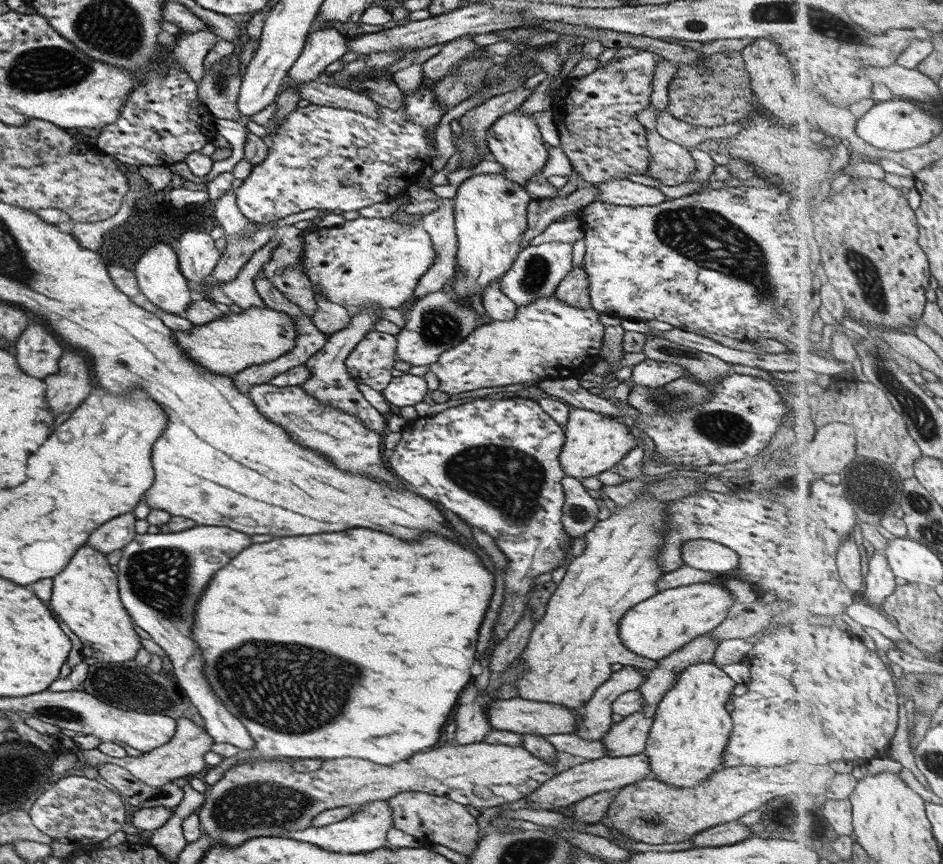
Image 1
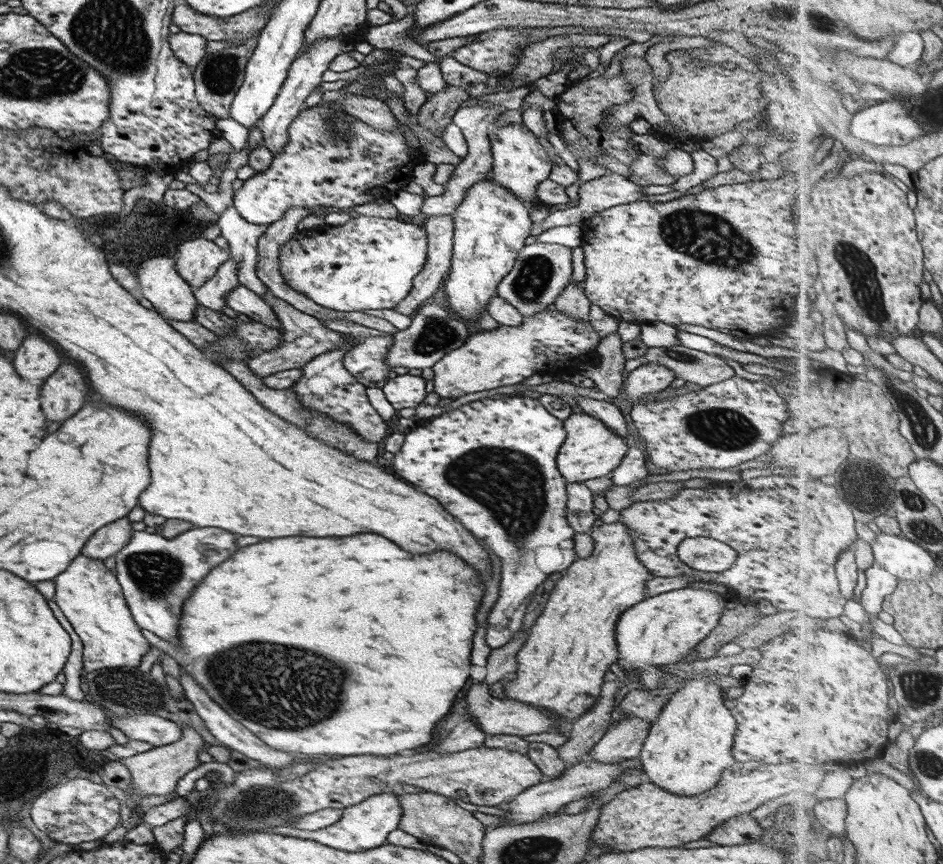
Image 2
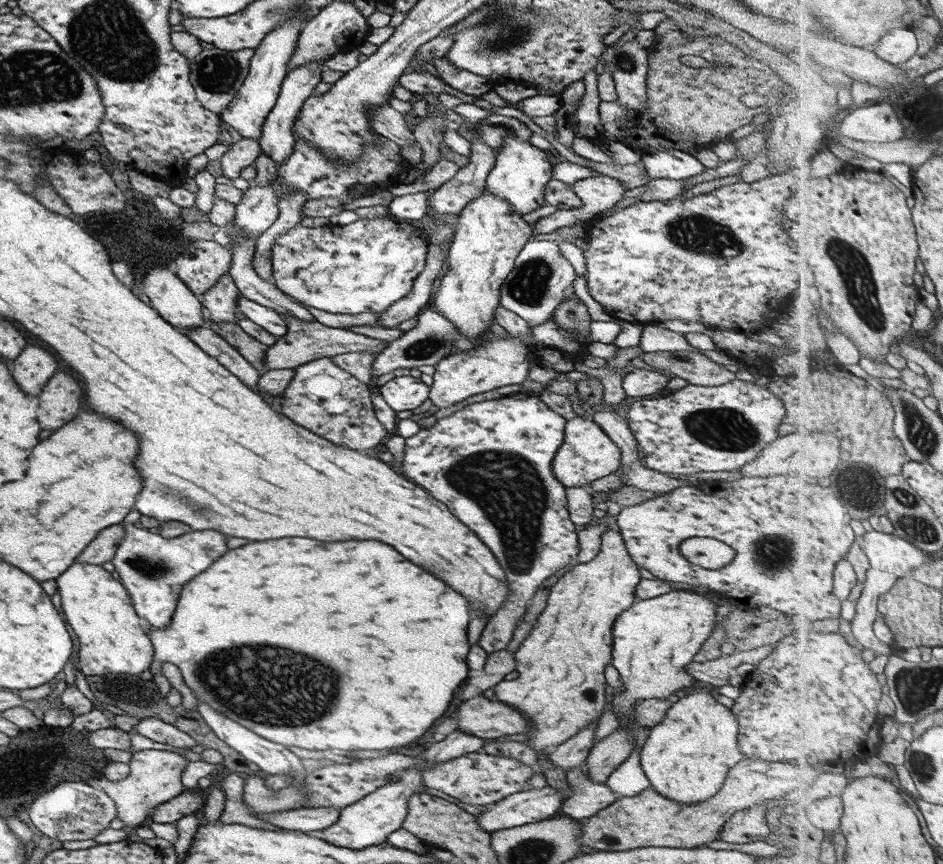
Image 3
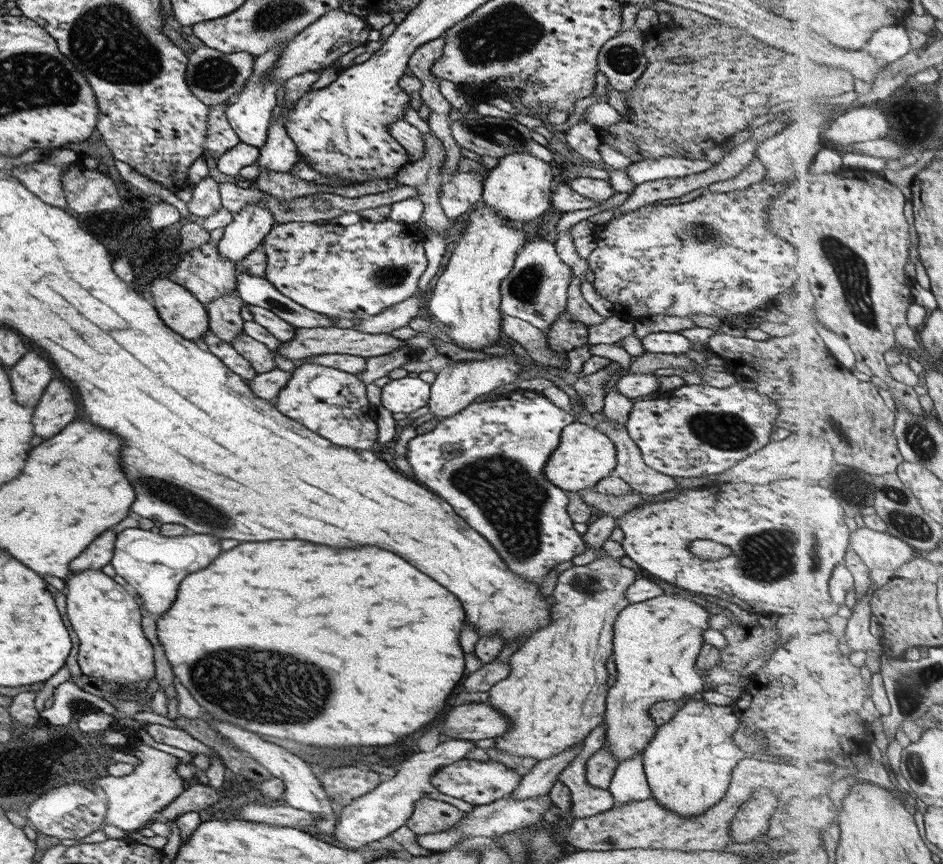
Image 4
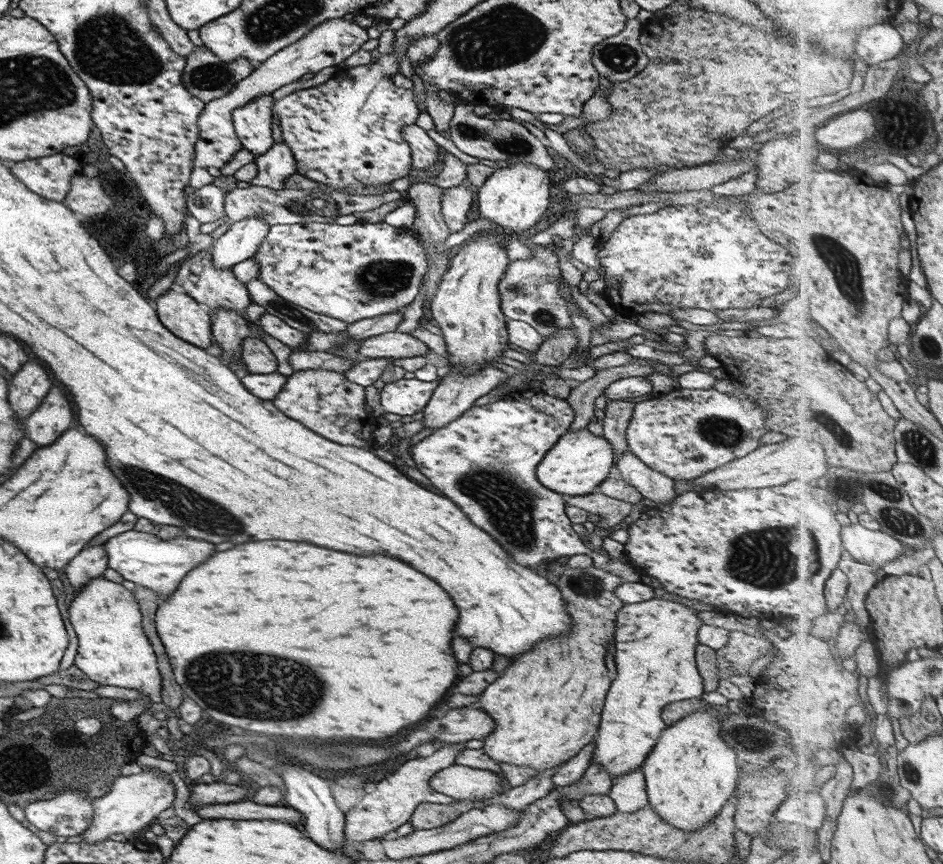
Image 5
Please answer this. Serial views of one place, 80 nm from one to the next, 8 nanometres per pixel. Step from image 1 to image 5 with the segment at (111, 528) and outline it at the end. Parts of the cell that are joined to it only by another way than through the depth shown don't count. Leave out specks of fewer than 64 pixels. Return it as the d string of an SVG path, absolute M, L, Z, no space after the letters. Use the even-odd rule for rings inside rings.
M101 543L81 549L65 565L64 574L73 587L73 594L76 595L89 579L101 577L107 567L108 558L104 544Z

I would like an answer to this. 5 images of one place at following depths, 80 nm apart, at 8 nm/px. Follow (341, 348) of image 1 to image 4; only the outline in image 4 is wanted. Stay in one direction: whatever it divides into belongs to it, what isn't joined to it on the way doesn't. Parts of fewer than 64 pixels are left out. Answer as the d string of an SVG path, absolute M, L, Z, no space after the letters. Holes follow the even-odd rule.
M300 364L273 403L281 414L335 445L359 450L377 449L376 410L367 400L366 384L359 382L353 374L319 364Z

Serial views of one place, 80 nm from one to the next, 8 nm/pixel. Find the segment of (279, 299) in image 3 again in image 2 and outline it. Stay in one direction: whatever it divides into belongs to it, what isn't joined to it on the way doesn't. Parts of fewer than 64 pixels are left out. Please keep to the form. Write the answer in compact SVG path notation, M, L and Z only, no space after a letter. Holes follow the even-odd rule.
M233 205L226 206L214 222L229 245L230 257L235 260L235 270L239 285L245 286L263 300L267 289L256 277L256 243L267 226L253 226L243 220Z

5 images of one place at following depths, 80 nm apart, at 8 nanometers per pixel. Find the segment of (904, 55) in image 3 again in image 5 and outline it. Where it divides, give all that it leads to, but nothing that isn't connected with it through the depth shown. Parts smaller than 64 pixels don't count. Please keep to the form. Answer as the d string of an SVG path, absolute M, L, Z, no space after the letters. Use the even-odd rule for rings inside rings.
M889 22L876 24L857 35L856 58L866 60L870 65L895 59L904 52L903 36Z

